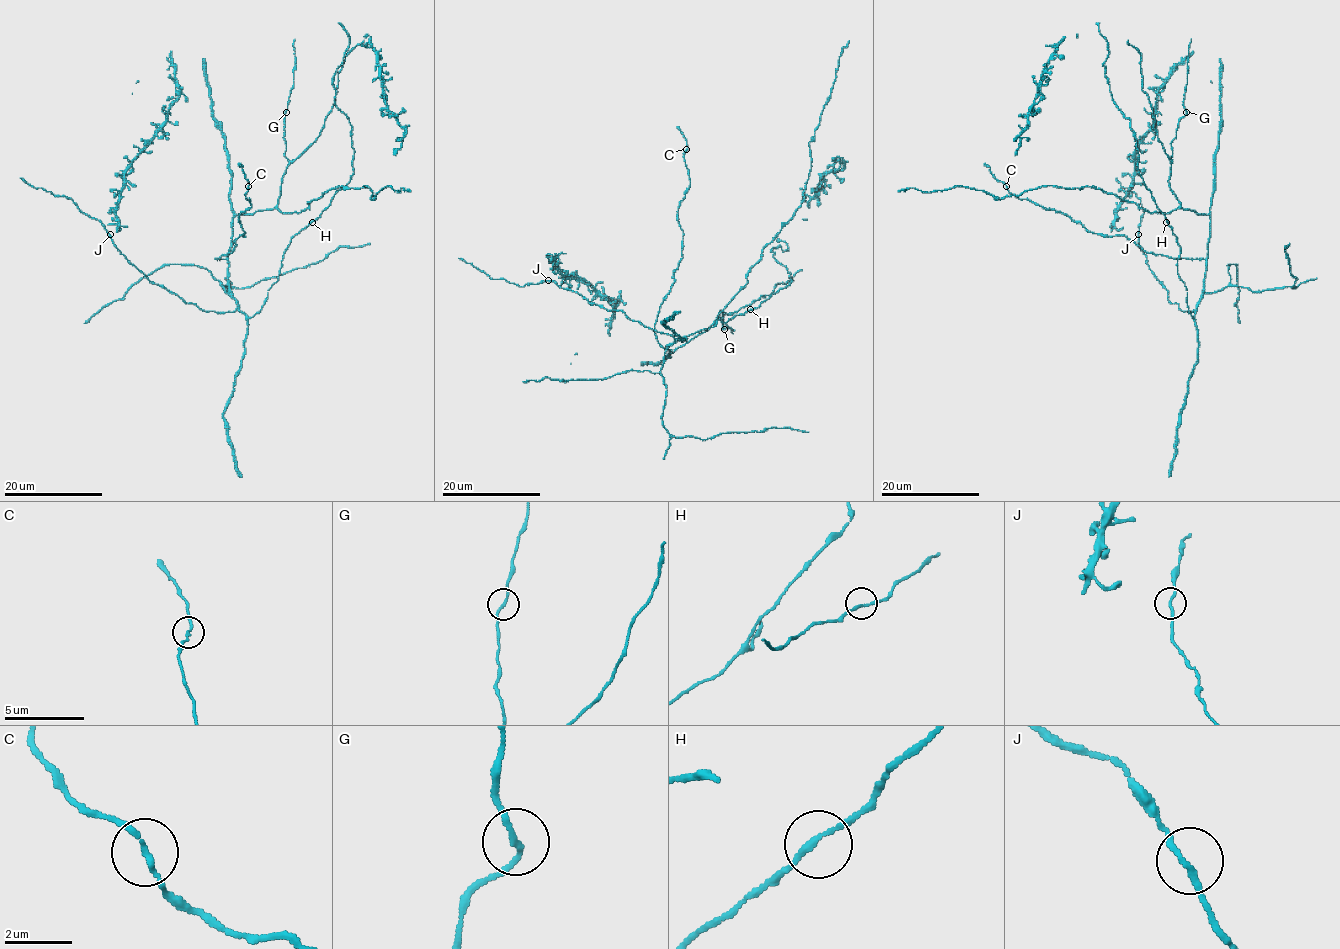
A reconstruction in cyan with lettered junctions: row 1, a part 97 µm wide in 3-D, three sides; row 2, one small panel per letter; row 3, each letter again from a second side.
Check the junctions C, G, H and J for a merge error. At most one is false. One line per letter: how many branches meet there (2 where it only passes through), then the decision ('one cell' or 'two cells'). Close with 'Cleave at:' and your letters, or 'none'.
C: 2 | one cell
G: 2 | one cell
H: 2 | one cell
J: 2 | one cell
Cleave at: none

